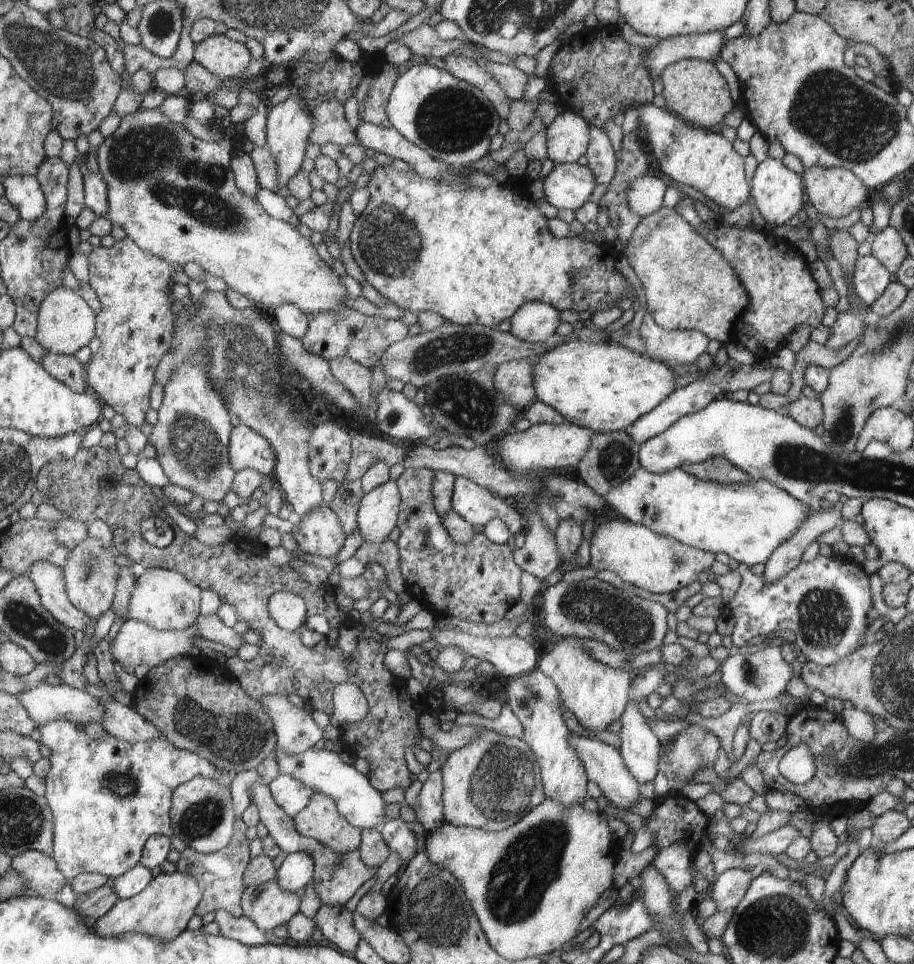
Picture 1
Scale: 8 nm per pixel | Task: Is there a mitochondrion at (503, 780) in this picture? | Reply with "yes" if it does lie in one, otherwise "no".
yes

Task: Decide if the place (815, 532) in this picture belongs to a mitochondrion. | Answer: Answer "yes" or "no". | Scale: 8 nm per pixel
no

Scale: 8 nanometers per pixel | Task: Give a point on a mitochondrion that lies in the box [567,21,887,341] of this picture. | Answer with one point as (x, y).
(603, 89)

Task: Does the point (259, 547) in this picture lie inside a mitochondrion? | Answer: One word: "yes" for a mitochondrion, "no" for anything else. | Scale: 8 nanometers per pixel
no

